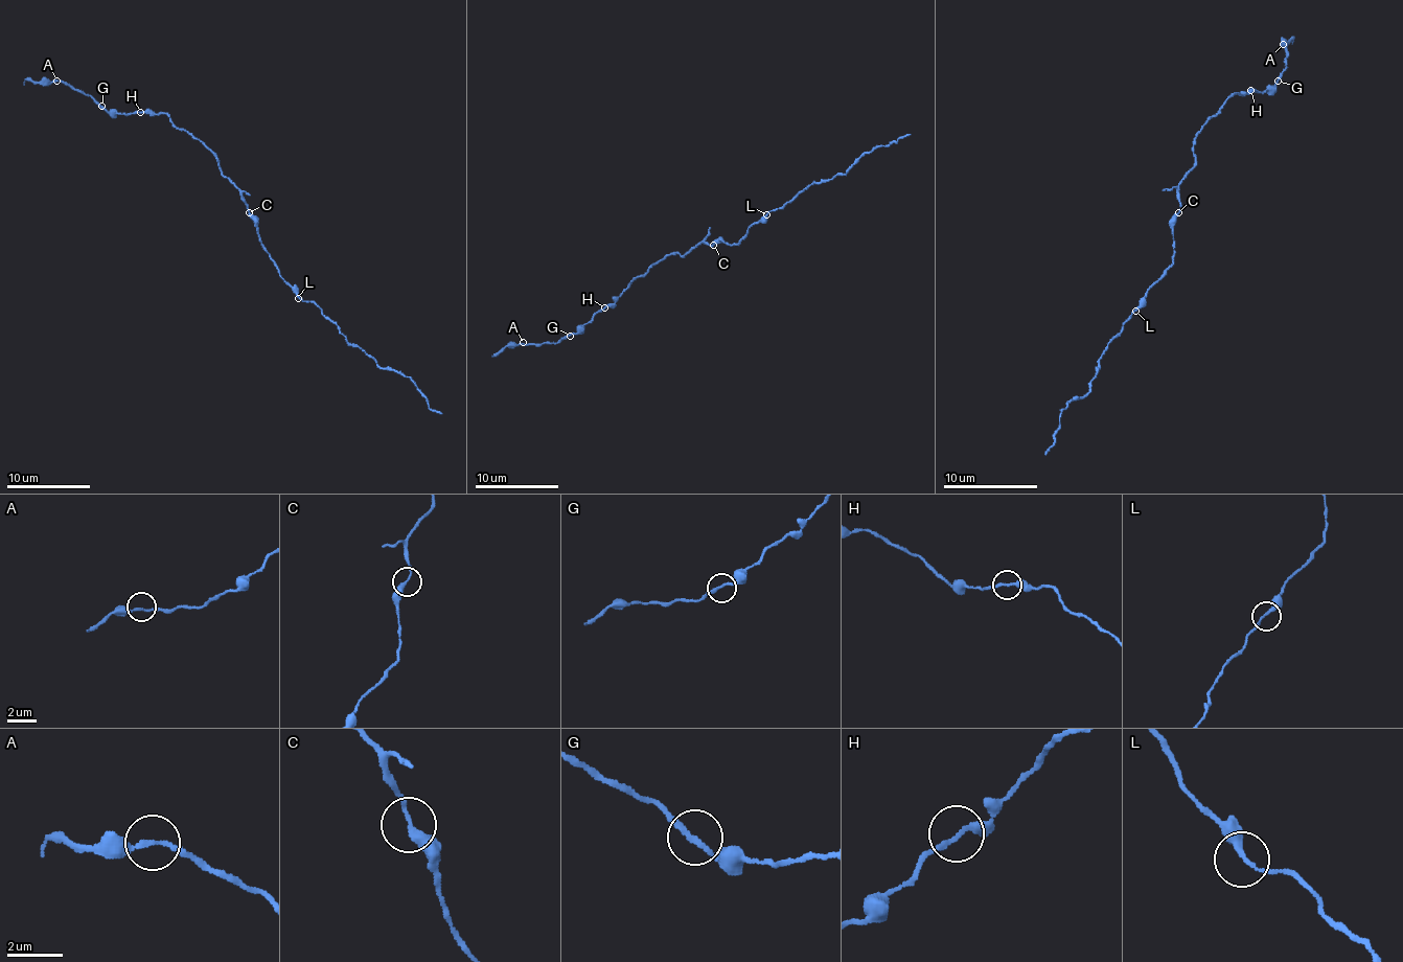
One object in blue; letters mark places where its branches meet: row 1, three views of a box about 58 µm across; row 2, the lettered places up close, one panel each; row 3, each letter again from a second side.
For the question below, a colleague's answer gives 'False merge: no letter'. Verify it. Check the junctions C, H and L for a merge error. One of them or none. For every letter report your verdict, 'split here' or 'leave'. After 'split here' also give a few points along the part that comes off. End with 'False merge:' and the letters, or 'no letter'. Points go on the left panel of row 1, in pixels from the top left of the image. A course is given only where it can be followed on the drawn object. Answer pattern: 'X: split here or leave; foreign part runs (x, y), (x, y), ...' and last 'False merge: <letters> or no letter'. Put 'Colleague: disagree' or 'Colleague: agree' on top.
Colleague: agree
C: leave
H: leave
L: leave
False merge: no letter

